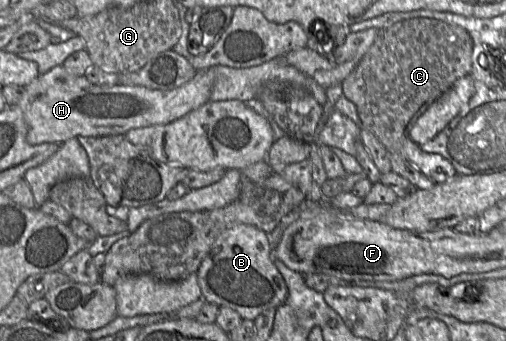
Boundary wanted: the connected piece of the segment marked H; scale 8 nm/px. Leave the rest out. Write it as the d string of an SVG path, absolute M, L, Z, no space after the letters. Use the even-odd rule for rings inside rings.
M58 65L25 87L17 107L27 123L29 144L61 144L71 138L120 135L134 128L173 122L210 101L213 83L210 67L197 71L190 81L173 90L122 84L97 86Z

